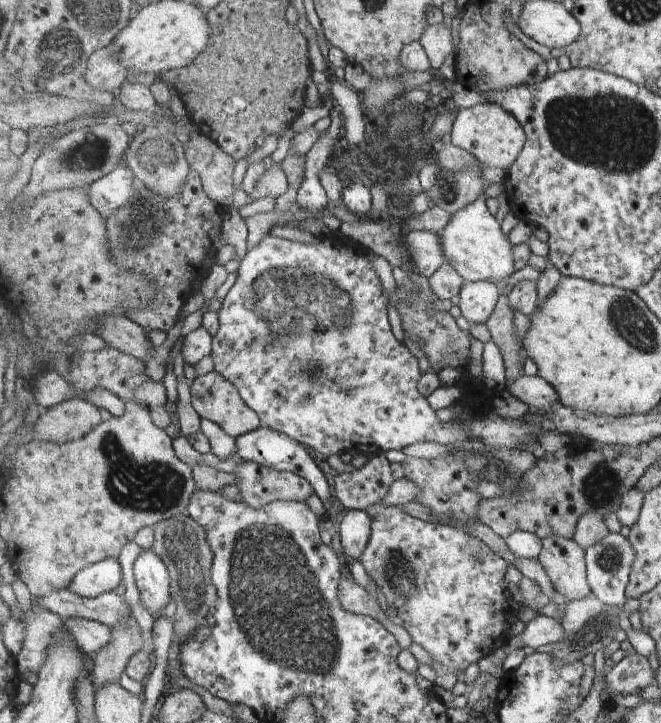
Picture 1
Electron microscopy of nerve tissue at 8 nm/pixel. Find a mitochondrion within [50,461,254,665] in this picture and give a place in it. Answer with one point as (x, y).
(188, 566)

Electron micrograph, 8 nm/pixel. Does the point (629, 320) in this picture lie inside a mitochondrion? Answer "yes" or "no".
yes

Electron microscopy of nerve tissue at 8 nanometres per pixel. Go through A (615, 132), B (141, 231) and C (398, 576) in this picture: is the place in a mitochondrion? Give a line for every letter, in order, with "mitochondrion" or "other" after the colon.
A: mitochondrion
B: mitochondrion
C: mitochondrion

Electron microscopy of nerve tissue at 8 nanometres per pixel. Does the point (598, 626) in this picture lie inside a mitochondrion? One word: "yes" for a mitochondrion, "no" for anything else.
yes

